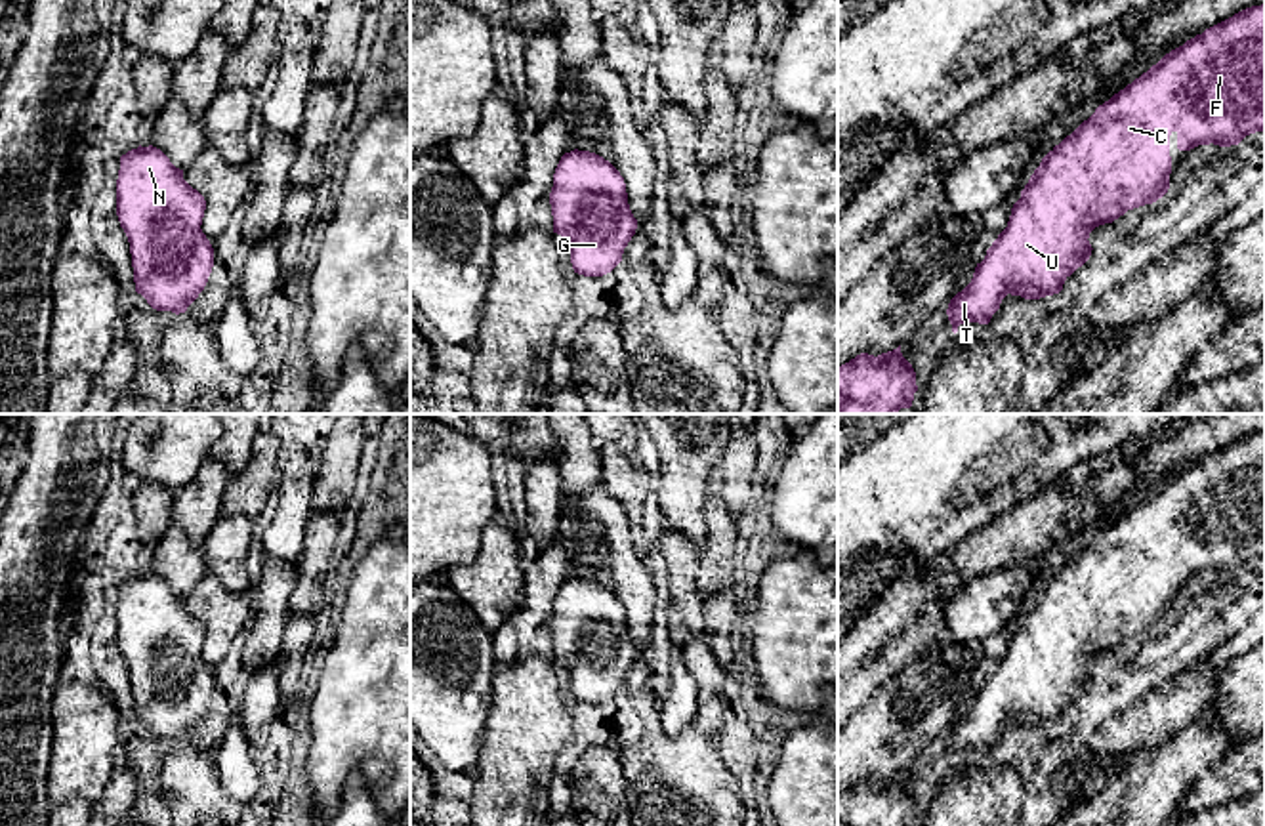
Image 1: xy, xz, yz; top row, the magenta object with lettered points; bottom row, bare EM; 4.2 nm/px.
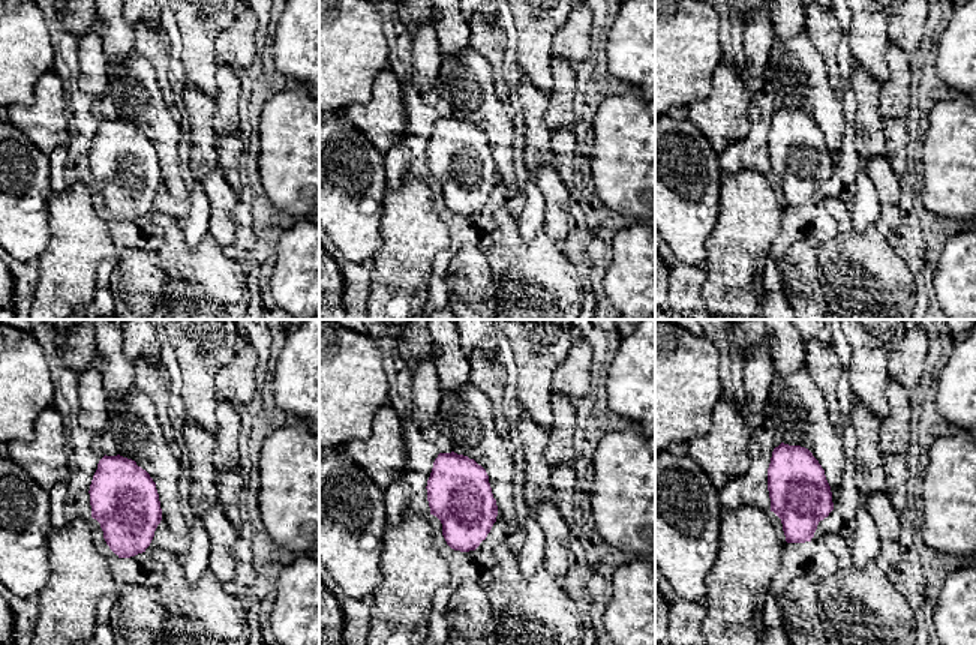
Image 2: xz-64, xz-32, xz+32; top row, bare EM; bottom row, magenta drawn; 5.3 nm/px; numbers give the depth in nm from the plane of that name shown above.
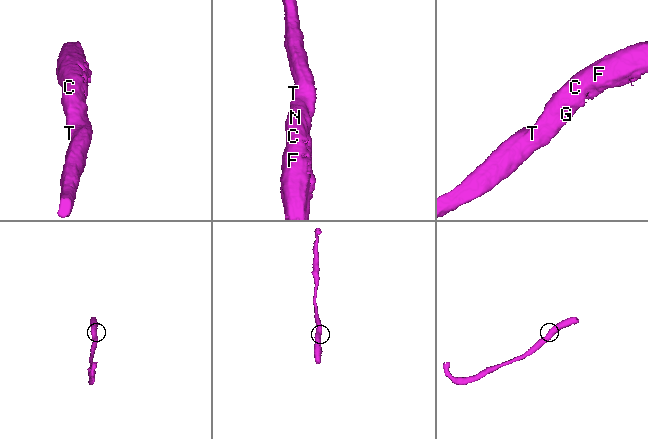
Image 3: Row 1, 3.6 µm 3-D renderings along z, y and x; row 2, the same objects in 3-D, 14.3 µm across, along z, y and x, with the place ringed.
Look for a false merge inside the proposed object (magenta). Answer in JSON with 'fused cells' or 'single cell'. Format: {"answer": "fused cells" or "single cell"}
{"answer": "single cell"}

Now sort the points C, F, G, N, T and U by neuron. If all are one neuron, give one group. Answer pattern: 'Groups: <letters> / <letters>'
Groups: C F G N T U

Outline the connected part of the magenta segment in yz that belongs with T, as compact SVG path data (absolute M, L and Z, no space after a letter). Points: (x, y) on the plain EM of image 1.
M1265 431L1246 435L1206 456L1183 473L1166 481L1147 500L1099 532L1070 563L1055 572L1030 603L1013 631L1007 654L998 662L986 683L977 691L971 710L958 719L946 736L952 759L964 750L988 752L1002 727L1021 723L1040 727L1059 721L1065 708L1091 683L1089 660L1112 650L1128 637L1152 631L1170 616L1170 563L1177 561L1177 576L1198 572L1238 572L1246 563L1265 559Z

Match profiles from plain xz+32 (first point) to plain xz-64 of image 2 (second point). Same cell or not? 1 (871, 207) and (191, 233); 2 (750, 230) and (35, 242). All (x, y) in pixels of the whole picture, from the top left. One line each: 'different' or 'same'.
1: same
2: different

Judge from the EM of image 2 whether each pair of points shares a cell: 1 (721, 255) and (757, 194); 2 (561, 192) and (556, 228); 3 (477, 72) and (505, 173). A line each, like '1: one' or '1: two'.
1: one
2: one
3: one

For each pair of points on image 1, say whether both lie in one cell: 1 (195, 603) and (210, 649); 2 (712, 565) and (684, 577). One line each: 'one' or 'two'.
1: one
2: two

